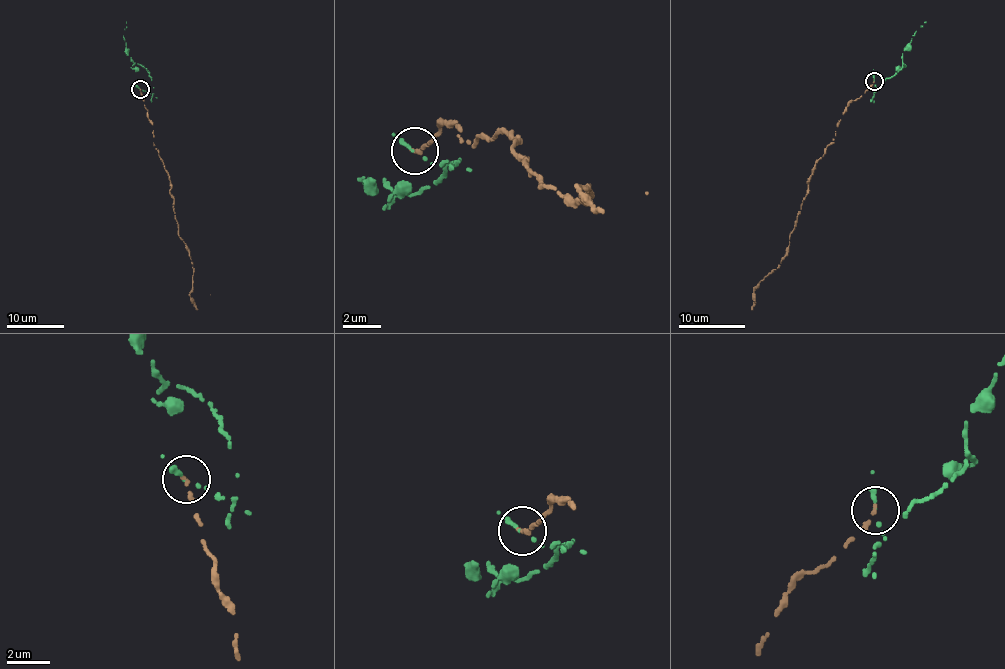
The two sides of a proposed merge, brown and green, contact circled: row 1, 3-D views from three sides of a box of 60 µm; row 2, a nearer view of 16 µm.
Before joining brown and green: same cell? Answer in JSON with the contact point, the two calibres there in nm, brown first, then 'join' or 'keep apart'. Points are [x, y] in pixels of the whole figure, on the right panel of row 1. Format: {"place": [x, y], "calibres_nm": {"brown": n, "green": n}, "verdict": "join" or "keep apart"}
{"place": [874, 81], "calibres_nm": {"brown": 190, "green": 190}, "verdict": "keep apart"}

